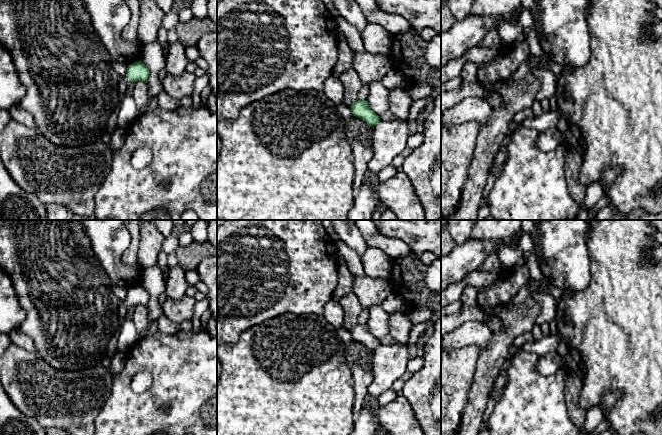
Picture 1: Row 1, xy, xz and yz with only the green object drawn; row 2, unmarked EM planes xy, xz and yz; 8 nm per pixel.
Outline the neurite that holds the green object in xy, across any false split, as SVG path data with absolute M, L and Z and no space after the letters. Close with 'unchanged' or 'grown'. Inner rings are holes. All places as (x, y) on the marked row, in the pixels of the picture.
M140 60L136 61L127 67L127 75L120 76L119 80L119 92L123 95L128 85L131 82L136 82L138 80L147 81L149 77L149 69L148 67Z; grown

